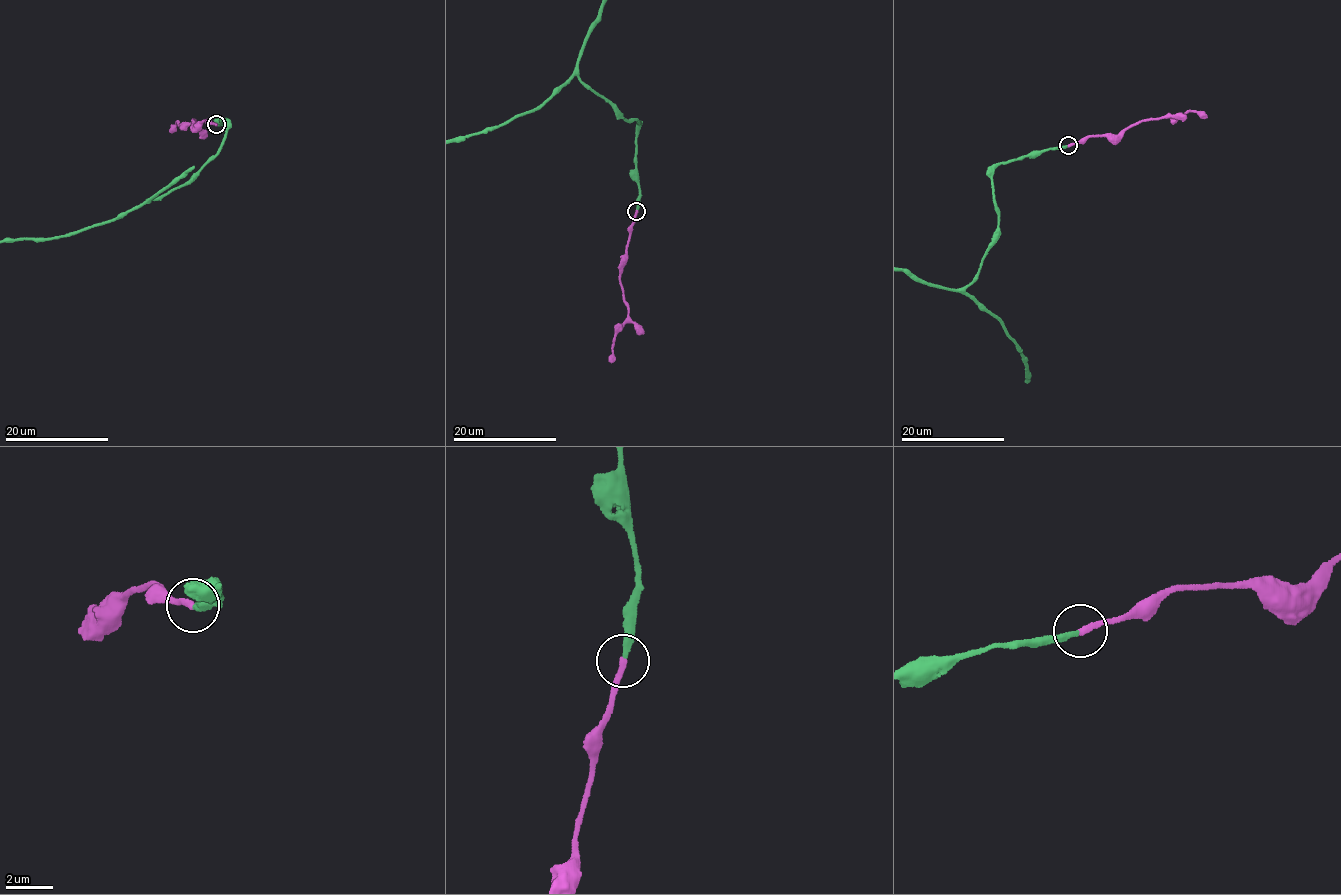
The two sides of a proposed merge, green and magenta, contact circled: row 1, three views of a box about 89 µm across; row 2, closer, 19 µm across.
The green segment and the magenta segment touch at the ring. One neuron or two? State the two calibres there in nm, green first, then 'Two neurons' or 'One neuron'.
Thickness 280 nm (green) against 240 nm. One neuron

